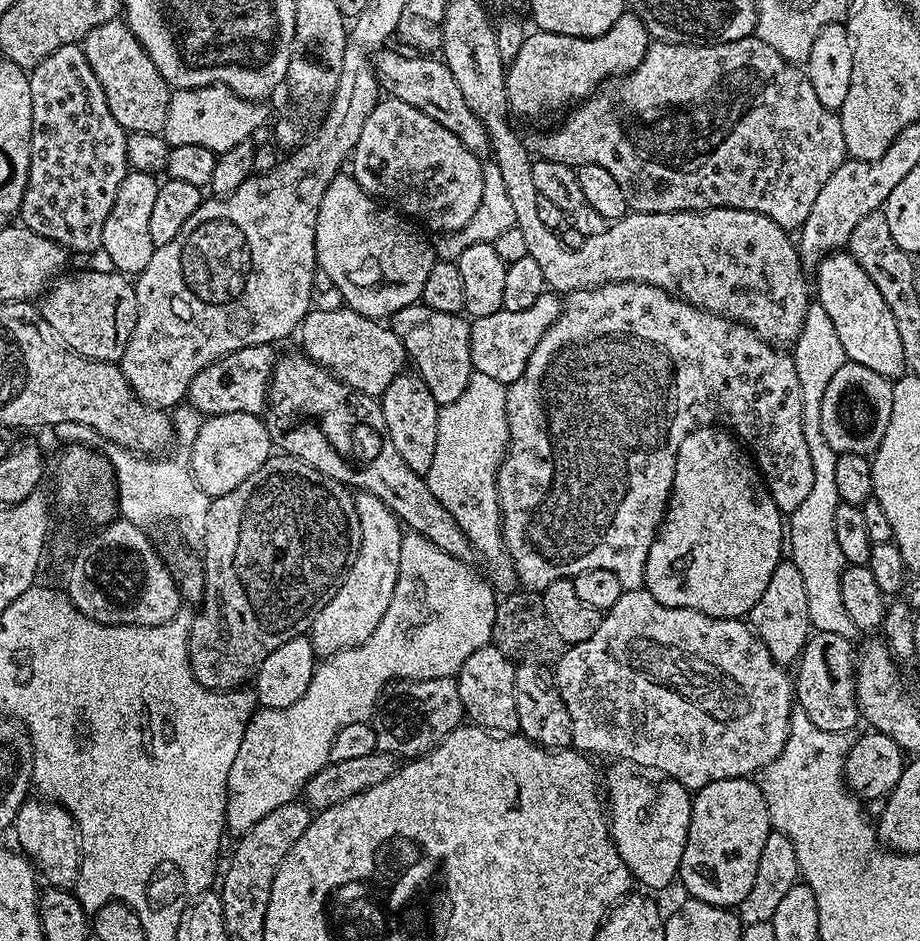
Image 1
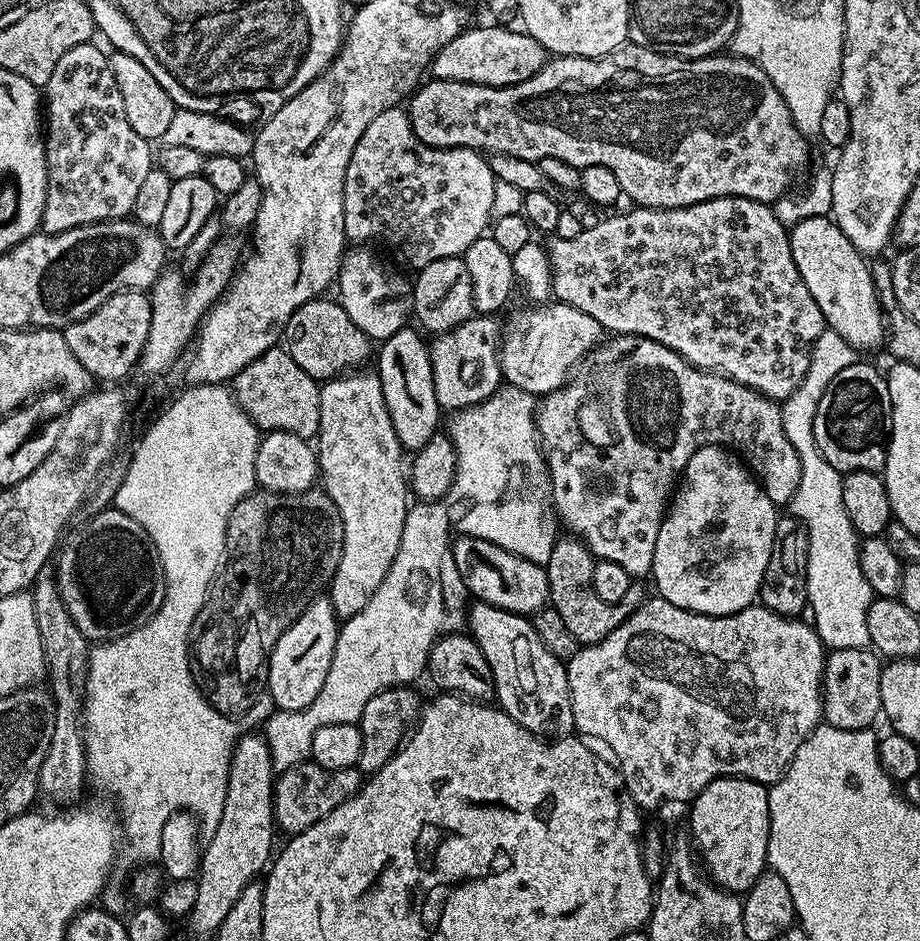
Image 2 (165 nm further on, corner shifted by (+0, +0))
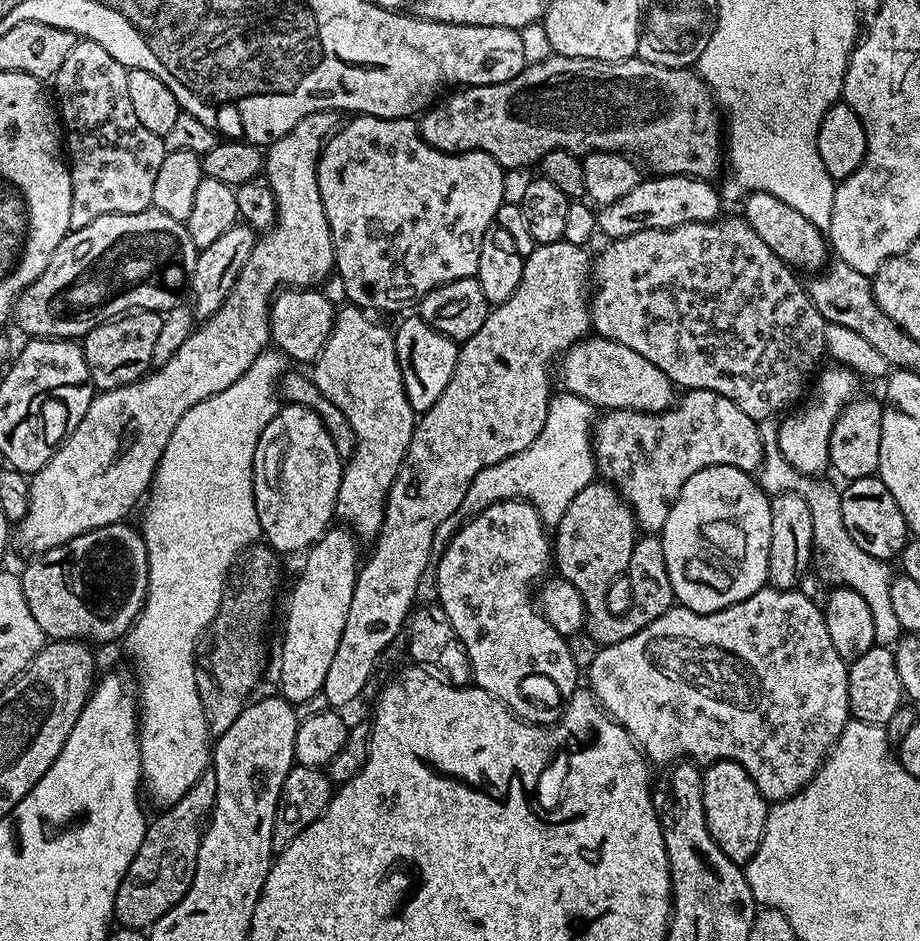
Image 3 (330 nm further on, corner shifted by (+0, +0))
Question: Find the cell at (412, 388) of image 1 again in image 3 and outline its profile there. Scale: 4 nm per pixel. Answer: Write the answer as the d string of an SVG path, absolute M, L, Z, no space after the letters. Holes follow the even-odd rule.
M412 314L409 320L400 324L400 329L395 329L396 353L402 370L402 378L406 386L406 398L410 398L410 406L417 414L422 414L442 398L442 390L450 386L450 378L456 369L460 349L457 341L451 340L446 334L434 330L419 315Z

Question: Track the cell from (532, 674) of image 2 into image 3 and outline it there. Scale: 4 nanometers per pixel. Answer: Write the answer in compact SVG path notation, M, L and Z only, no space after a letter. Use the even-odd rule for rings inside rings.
M503 500L490 504L486 510L477 512L467 522L461 523L441 552L444 553L441 556L439 553L434 564L434 596L440 608L446 610L450 626L454 626L457 638L468 651L468 666L475 687L501 700L512 713L528 724L551 726L557 723L562 715L559 707L543 708L540 704L531 704L520 693L520 683L527 676L541 676L549 680L564 698L574 695L578 687L578 669L571 656L569 641L560 636L550 622L546 622L534 603L533 589L532 592L528 589L532 583L535 585L543 581L554 564L554 544L544 519L536 513L535 506L526 500Z

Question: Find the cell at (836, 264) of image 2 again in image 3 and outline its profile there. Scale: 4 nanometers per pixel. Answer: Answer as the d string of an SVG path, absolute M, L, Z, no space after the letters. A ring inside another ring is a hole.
M749 192L743 199L743 219L752 225L758 238L762 238L762 242L766 242L766 246L770 246L770 250L774 250L774 254L778 254L778 258L782 258L785 264L796 270L820 270L829 263L830 244L825 233L818 226L814 226L810 218L805 218L798 210L794 210L794 206L786 206L786 202L765 192Z

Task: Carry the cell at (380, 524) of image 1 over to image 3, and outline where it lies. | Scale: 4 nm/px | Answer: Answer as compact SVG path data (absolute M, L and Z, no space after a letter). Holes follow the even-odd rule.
M347 306L348 308L340 308L336 313L336 320L332 323L332 333L330 338L326 342L326 346L316 357L314 363L311 365L310 375L313 382L318 386L318 390L327 398L330 402L334 402L334 406L338 406L338 410L342 410L342 414L346 414L346 422L350 422L350 426L354 430L354 438L356 439L356 449L352 451L352 455L347 457L344 473L342 474L342 482L338 488L338 498L336 499L336 516L339 517L347 527L351 528L353 533L357 537L363 538L363 536L369 536L369 538L375 538L380 535L380 527L384 521L384 507L388 501L388 491L392 489L392 483L394 478L398 474L398 470L404 464L404 456L408 452L410 446L410 438L414 434L416 429L416 421L418 414L410 406L410 398L406 398L406 386L404 385L404 379L402 378L402 370L400 369L400 363L398 362L398 354L396 353L396 338L391 331L387 332L380 324L375 324L366 313L360 312L359 307Z

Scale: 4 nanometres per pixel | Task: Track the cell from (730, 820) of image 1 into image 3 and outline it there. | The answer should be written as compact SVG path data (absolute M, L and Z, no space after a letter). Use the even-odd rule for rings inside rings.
M718 760L707 765L702 775L702 806L714 842L735 864L746 866L754 858L764 837L764 827L770 807L747 770L733 760Z

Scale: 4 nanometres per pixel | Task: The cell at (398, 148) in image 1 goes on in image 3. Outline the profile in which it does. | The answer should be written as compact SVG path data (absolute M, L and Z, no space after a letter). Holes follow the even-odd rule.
M357 115L348 125L341 127L328 137L318 162L318 190L322 194L322 206L326 210L326 218L330 222L330 234L336 251L335 271L340 272L340 280L344 283L344 292L351 303L363 305L364 295L373 292L376 296L385 296L388 300L412 300L423 297L431 288L461 280L467 276L475 277L478 270L478 254L482 250L482 238L493 227L500 205L504 203L505 169L490 154L485 152L439 152L420 137L417 121L412 118L387 120L377 116Z

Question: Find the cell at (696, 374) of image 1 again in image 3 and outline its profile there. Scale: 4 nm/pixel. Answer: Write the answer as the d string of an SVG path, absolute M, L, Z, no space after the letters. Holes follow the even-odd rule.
M693 388L683 393L678 403L666 412L635 412L629 408L617 408L603 413L595 421L592 434L592 450L596 453L596 467L605 481L614 482L621 496L628 501L636 516L639 531L658 534L663 530L672 503L678 498L686 478L700 468L712 464L734 466L752 474L764 462L764 440L760 436L760 424L751 420L733 400L710 390Z

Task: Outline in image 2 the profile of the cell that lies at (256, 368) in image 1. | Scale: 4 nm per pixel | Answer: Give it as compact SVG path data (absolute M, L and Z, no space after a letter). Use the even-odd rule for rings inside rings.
M280 346L266 350L264 356L259 356L250 366L246 366L230 382L230 391L236 397L236 403L244 413L255 422L256 427L261 430L273 432L294 432L298 436L312 438L320 431L320 384L290 354Z

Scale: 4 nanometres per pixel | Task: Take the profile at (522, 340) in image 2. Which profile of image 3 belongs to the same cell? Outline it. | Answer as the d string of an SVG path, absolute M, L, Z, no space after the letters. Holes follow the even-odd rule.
M593 335L578 341L563 353L558 372L559 368L563 391L578 394L578 398L590 402L596 410L629 408L635 412L666 412L674 404L672 380L666 378L654 362L646 362L646 358L630 350L630 346L605 340L603 336Z

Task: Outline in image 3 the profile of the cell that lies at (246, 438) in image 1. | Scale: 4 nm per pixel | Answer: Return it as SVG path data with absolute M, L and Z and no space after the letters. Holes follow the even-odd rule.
M285 403L277 411L266 430L262 430L262 438L258 438L252 467L254 502L260 519L260 531L267 547L277 554L303 553L328 531L336 516L336 499L344 466L345 461L338 454L334 438L313 408L307 408L305 404Z

